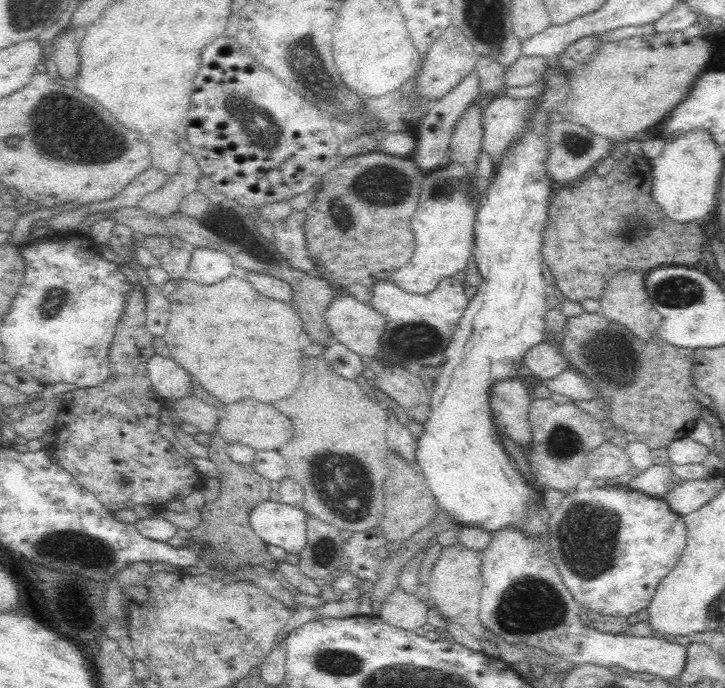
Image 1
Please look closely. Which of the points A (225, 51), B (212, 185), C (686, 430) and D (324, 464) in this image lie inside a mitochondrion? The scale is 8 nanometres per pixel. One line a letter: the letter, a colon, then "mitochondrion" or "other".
A: other
B: other
C: other
D: mitochondrion

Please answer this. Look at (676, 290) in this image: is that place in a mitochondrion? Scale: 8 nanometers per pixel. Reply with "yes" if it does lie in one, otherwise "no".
yes

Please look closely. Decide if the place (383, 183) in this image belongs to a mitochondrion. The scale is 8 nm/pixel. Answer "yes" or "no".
yes

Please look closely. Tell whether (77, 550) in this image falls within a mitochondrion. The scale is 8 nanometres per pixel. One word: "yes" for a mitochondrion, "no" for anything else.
yes

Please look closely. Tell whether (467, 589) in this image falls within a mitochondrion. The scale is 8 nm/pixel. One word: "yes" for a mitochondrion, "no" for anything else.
no

